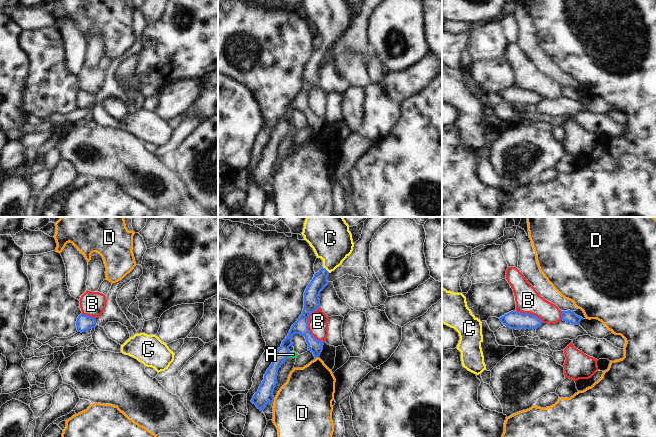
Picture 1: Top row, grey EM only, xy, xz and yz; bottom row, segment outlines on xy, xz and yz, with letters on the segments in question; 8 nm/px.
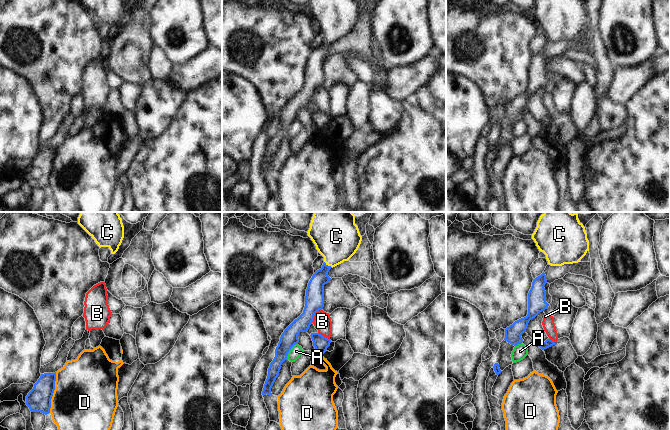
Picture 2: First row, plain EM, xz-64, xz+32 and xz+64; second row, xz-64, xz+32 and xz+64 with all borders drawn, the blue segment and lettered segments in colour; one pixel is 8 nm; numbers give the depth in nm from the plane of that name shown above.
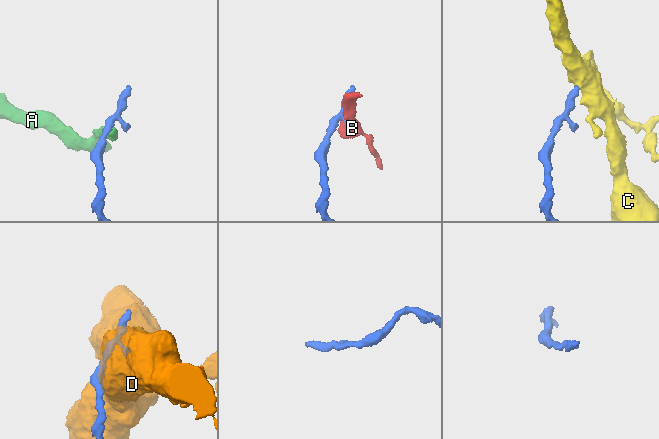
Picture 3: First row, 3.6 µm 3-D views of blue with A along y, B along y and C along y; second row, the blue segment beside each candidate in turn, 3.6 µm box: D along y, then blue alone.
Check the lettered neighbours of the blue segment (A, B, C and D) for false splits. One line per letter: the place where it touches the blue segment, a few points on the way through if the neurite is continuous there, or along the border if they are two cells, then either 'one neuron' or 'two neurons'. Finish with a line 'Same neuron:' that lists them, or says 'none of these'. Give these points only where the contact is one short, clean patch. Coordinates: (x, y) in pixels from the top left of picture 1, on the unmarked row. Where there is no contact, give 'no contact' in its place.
A: meets blue in xz at (289, 131); border along xz (291, 128), (288, 133); two neurons
B: meets blue in xz at (307, 101); border along xz (319, 83), (309, 91), (308, 106), (323, 118); two neurons
C: meets blue in xz at (325, 45); runs through xz (311, 71), (325, 45), (332, 35), (332, 19); one neuron
D: meets blue in xz at (273, 176); two neurons
Same neuron: C

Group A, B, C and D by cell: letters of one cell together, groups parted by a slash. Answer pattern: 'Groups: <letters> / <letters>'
Groups: A / B / C / D

